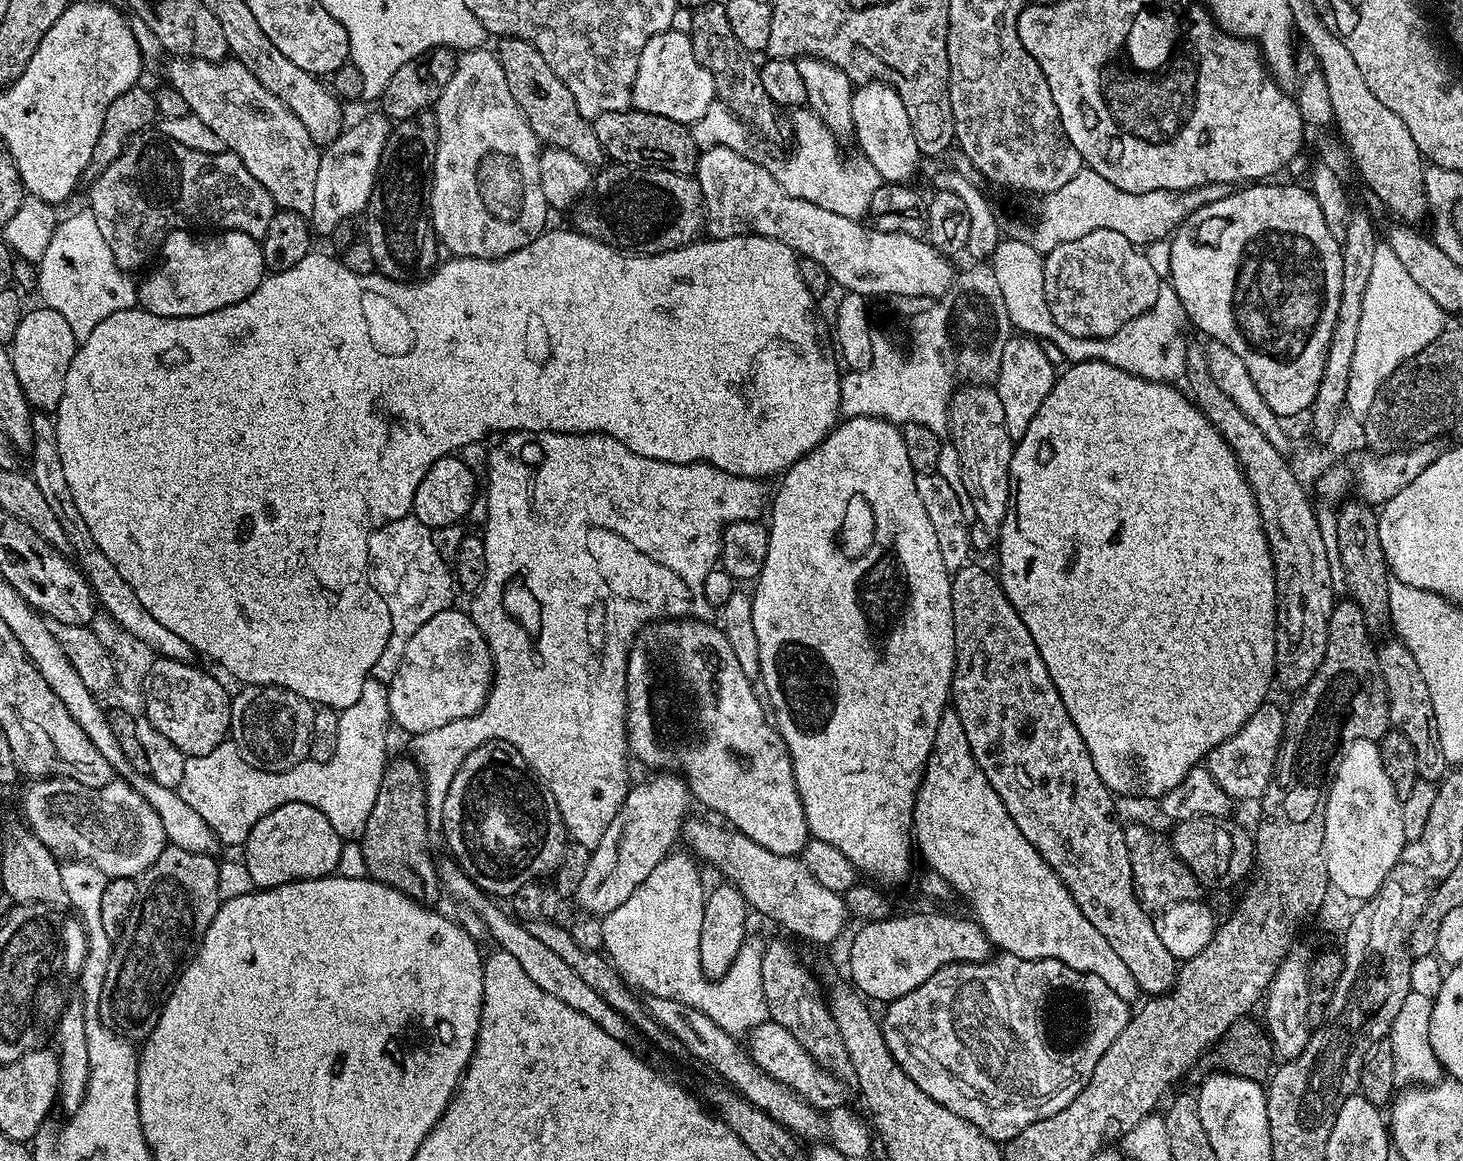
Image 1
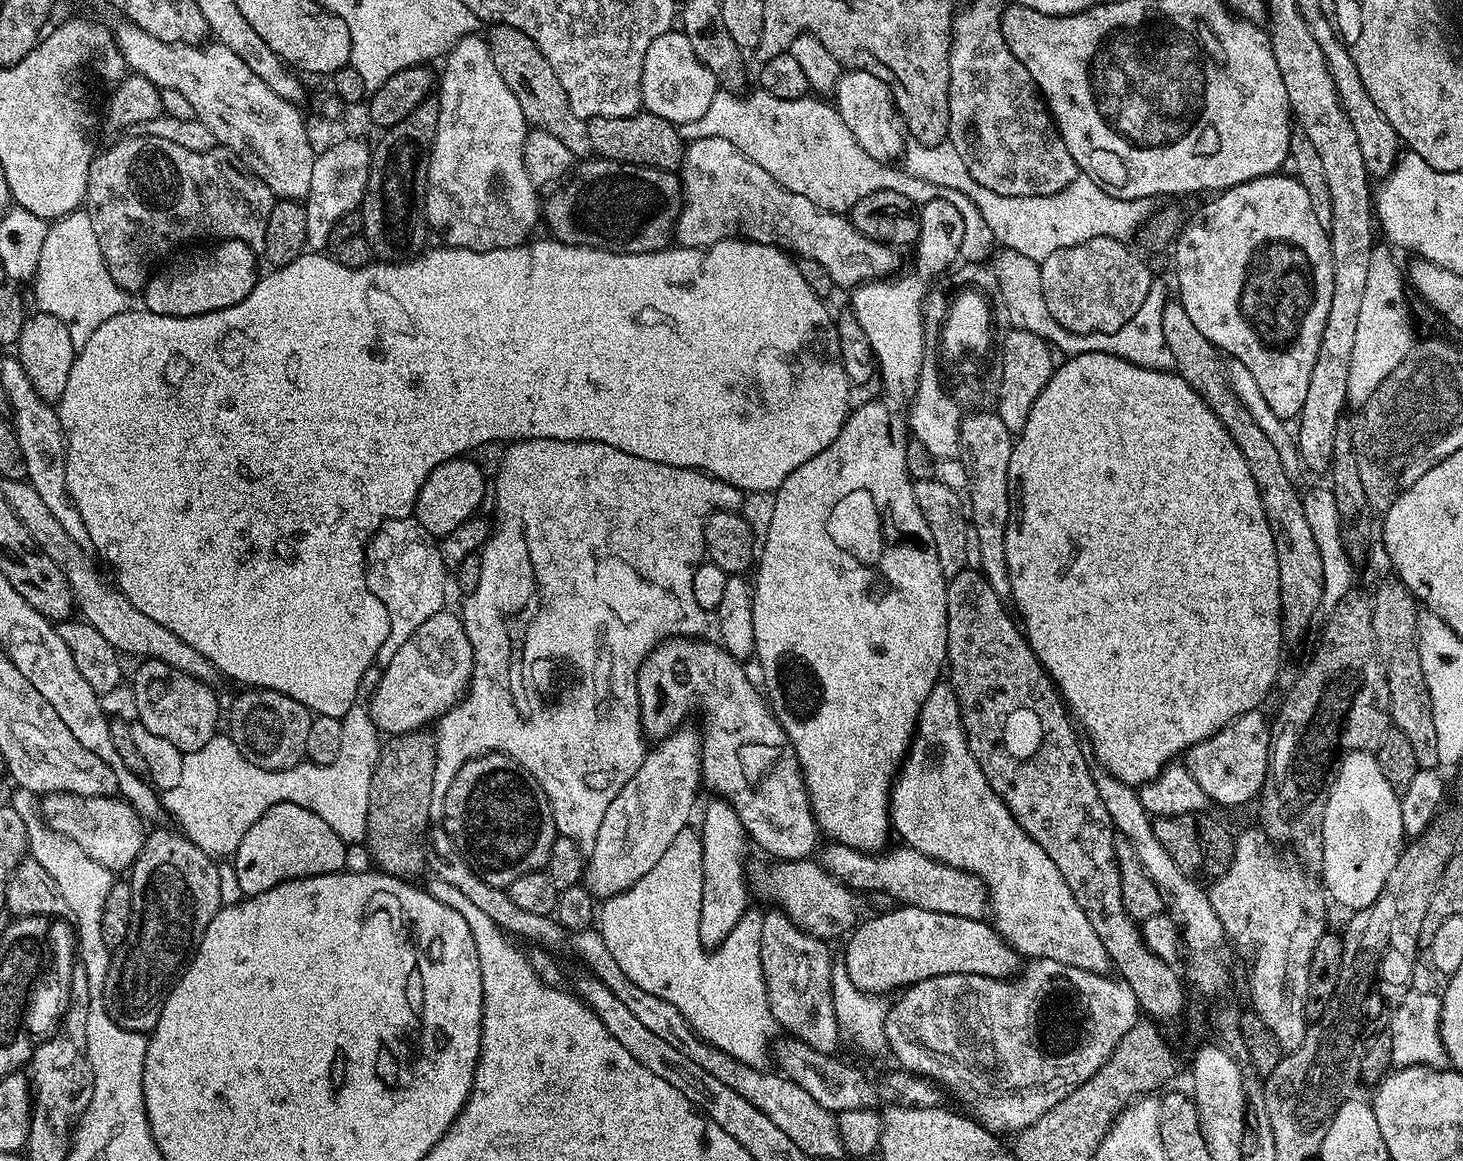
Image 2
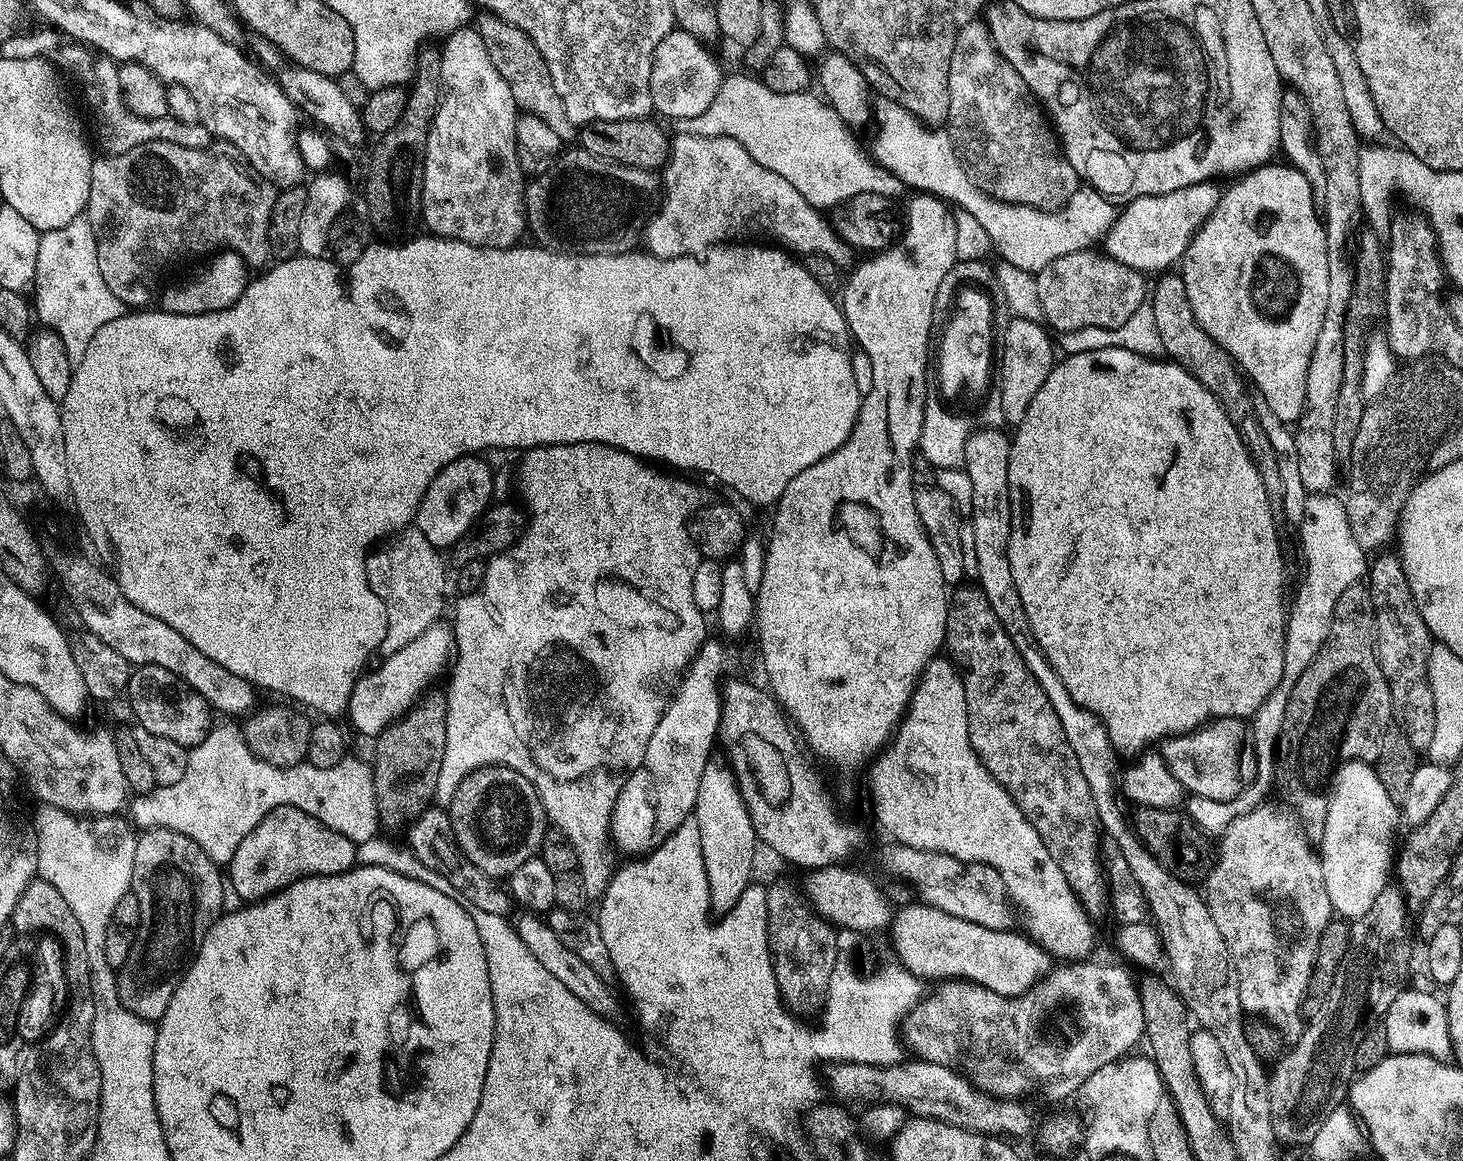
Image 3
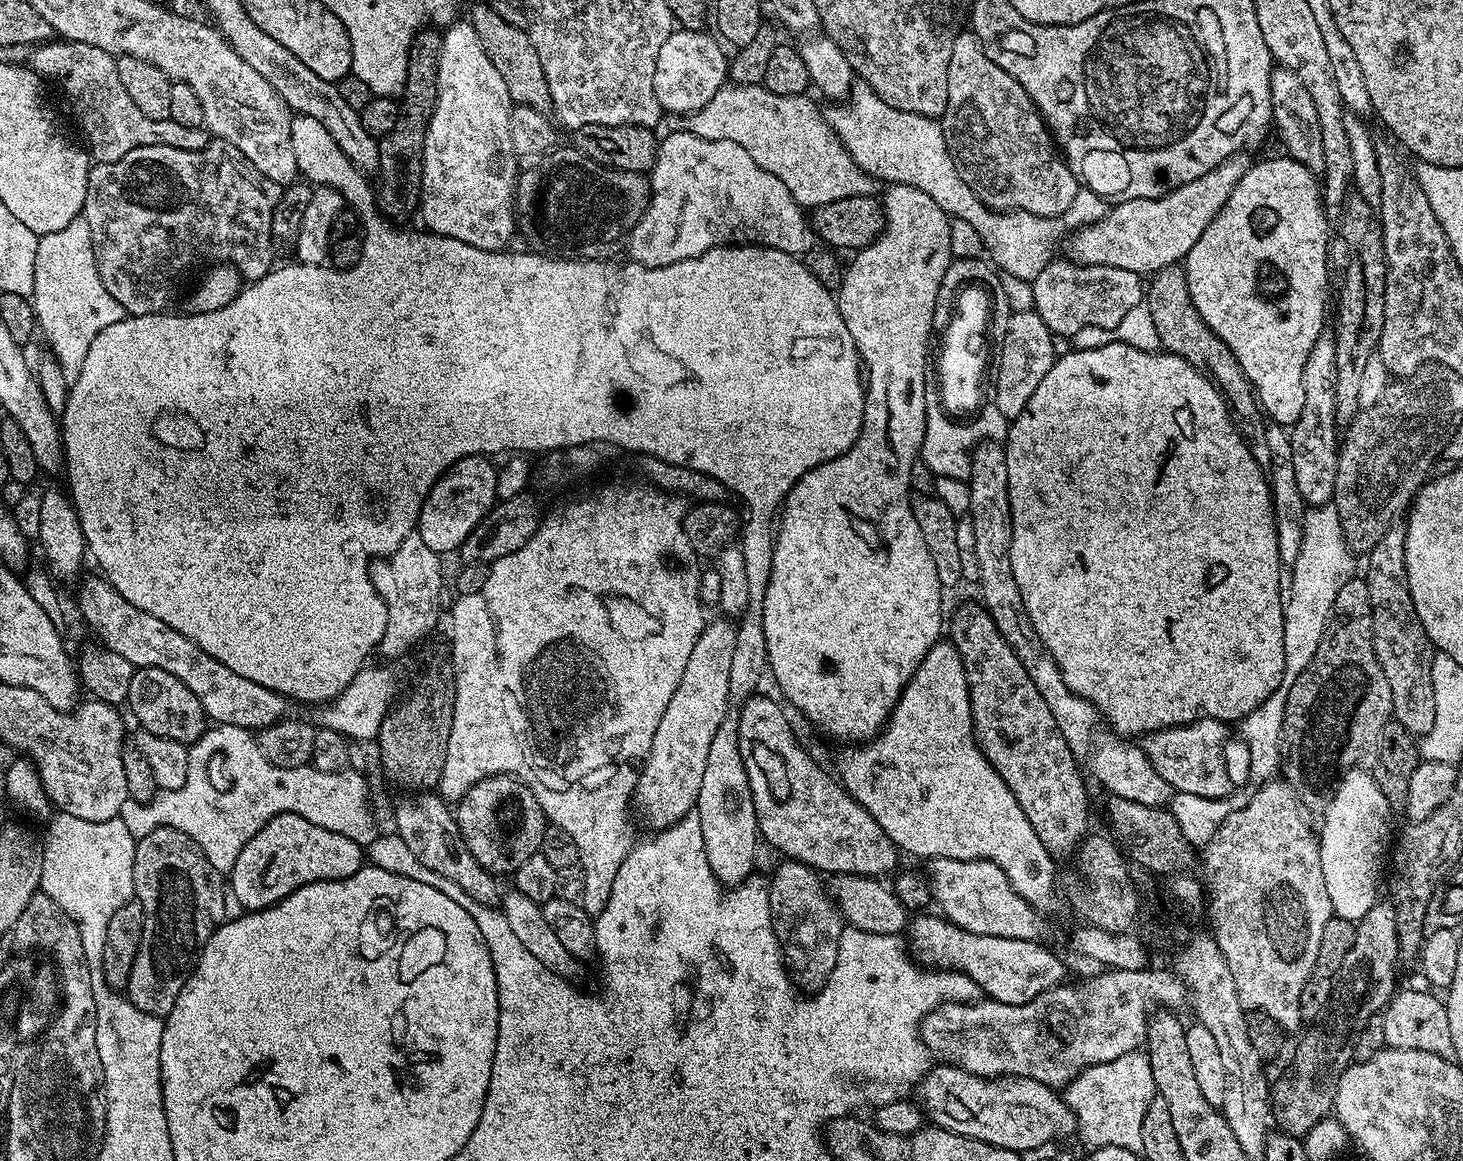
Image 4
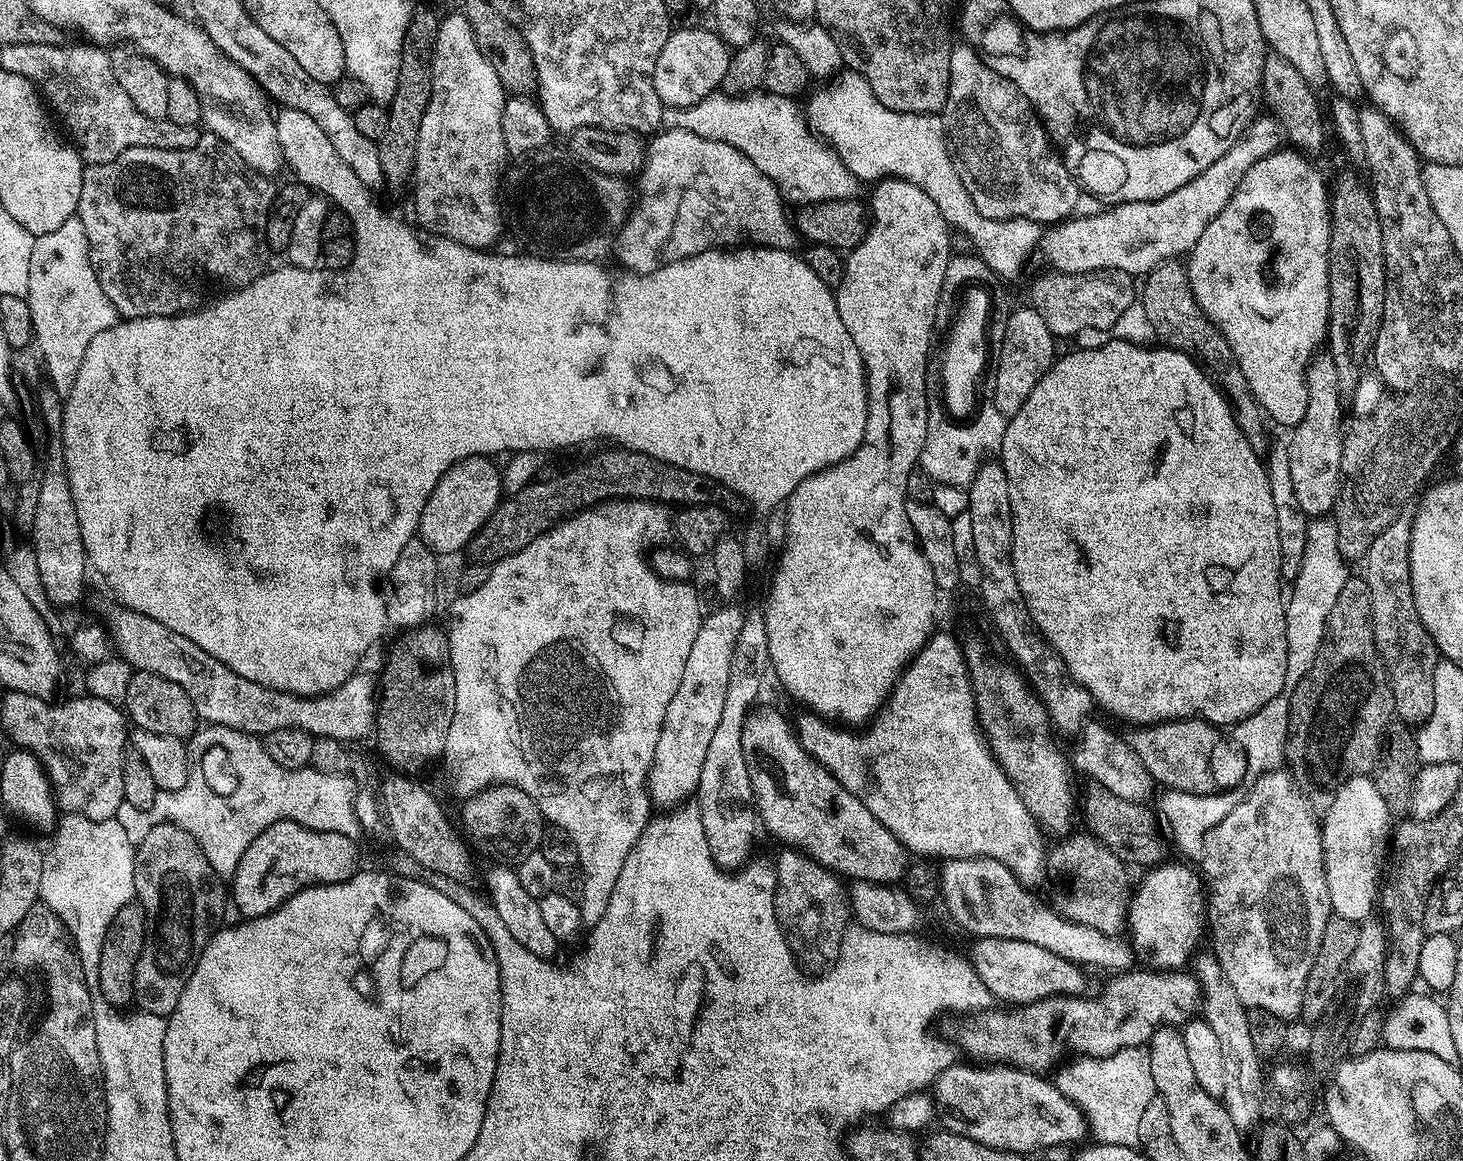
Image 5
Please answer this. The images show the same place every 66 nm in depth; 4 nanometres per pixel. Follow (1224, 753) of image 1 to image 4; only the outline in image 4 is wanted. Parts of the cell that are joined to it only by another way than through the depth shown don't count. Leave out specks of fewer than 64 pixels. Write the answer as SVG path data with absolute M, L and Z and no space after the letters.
M1197 720L1194 724L1180 724L1177 728L1164 728L1143 737L1142 747L1148 761L1166 778L1176 792L1198 794L1206 798L1222 798L1233 791L1224 769L1224 743L1228 740L1229 725L1223 720Z

